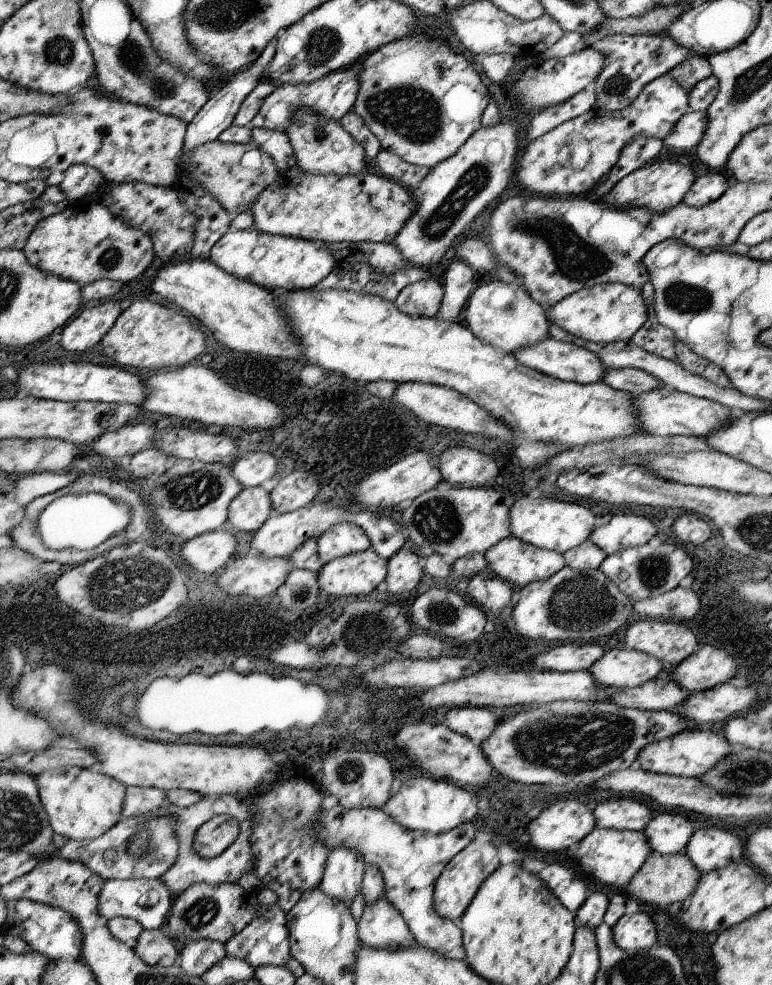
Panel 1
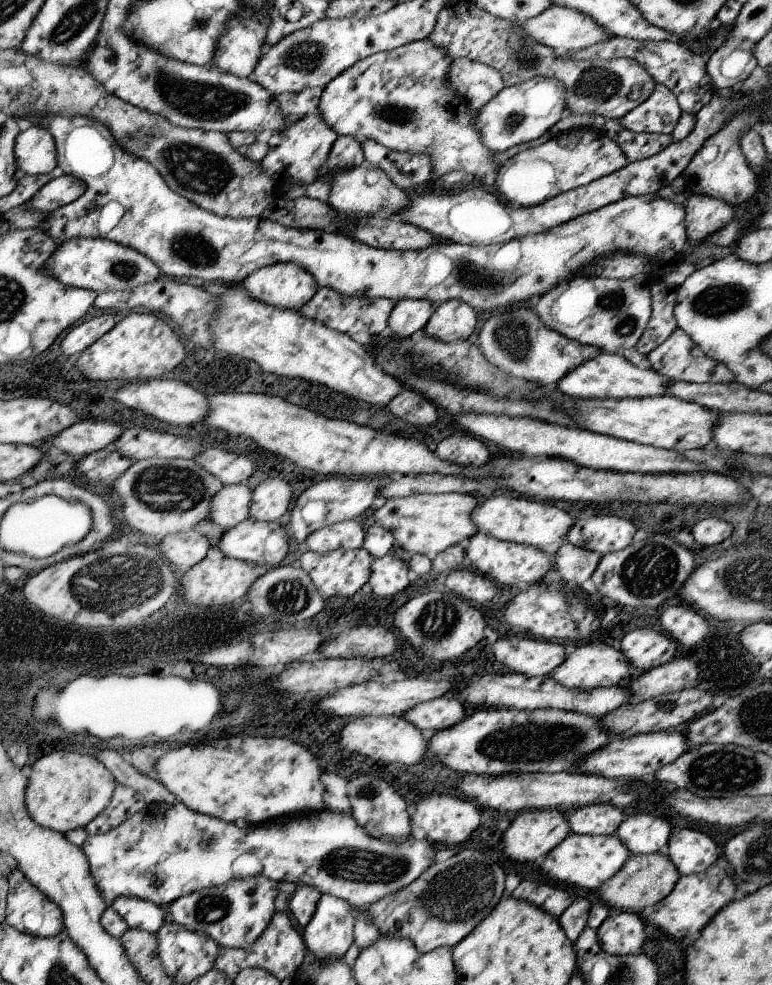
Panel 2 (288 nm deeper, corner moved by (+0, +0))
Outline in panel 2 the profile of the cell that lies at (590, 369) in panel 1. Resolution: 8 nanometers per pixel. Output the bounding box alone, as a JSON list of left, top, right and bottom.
[555,354,673,400]

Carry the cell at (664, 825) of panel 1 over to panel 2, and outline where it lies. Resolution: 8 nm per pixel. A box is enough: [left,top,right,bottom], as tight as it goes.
[613,814,671,856]

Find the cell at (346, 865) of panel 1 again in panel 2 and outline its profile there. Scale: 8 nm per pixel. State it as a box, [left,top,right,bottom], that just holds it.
[301,894,355,962]

